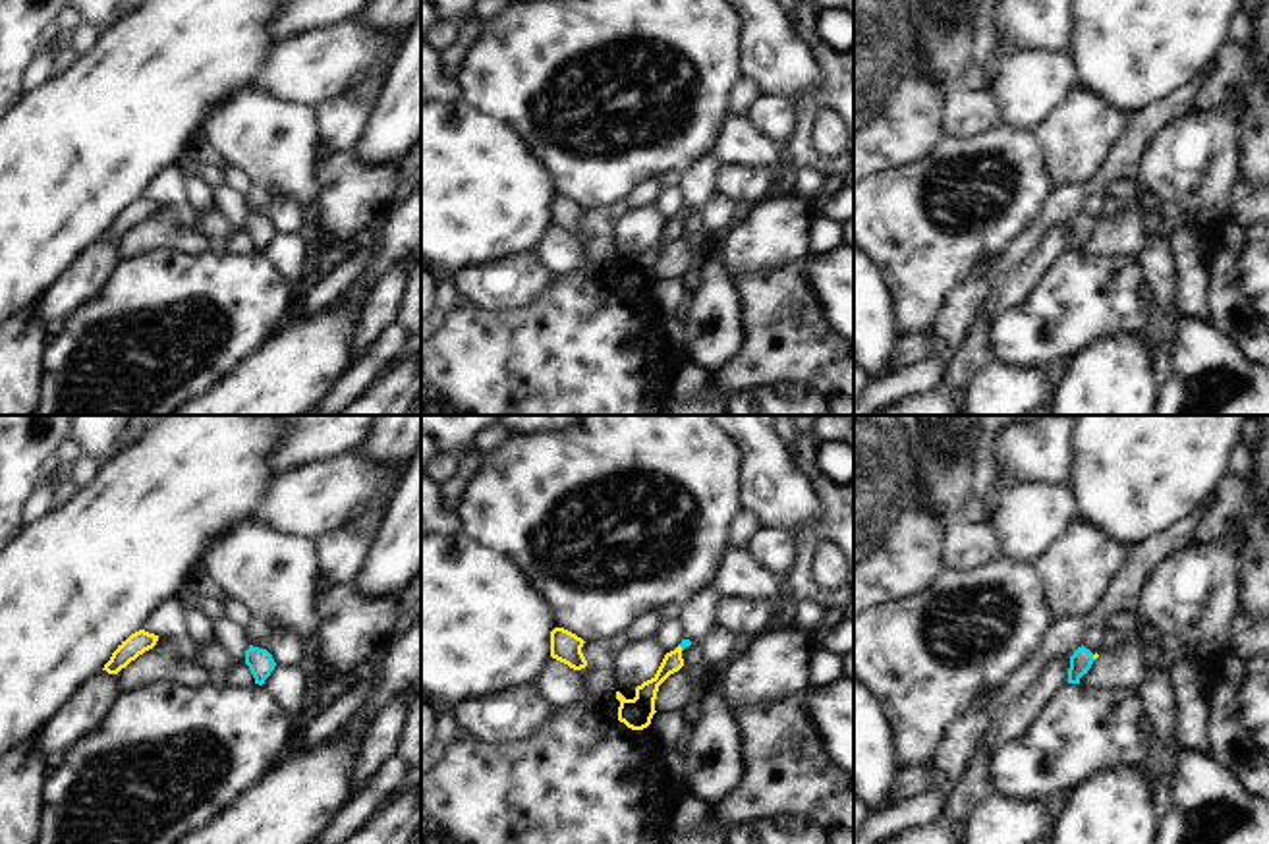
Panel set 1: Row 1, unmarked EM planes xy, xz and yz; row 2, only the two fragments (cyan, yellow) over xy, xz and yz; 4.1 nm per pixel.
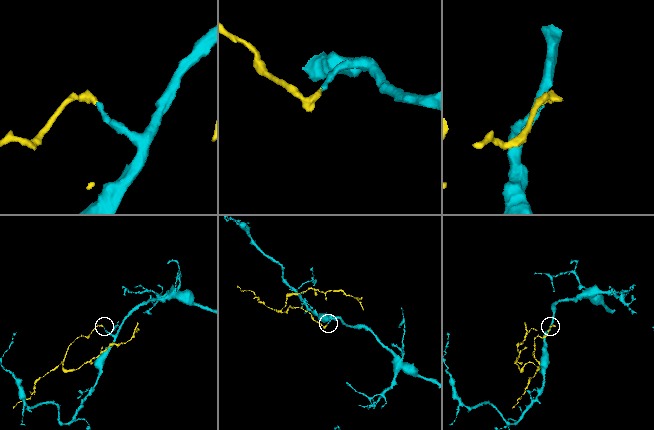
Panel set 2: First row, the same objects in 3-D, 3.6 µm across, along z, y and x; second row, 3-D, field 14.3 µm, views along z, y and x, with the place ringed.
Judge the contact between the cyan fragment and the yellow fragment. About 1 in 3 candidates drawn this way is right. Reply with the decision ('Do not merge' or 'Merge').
Merge

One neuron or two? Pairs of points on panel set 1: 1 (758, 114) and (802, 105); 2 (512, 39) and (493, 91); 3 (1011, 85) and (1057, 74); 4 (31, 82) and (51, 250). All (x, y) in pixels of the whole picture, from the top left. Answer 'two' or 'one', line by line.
1: two
2: one
3: one
4: two

